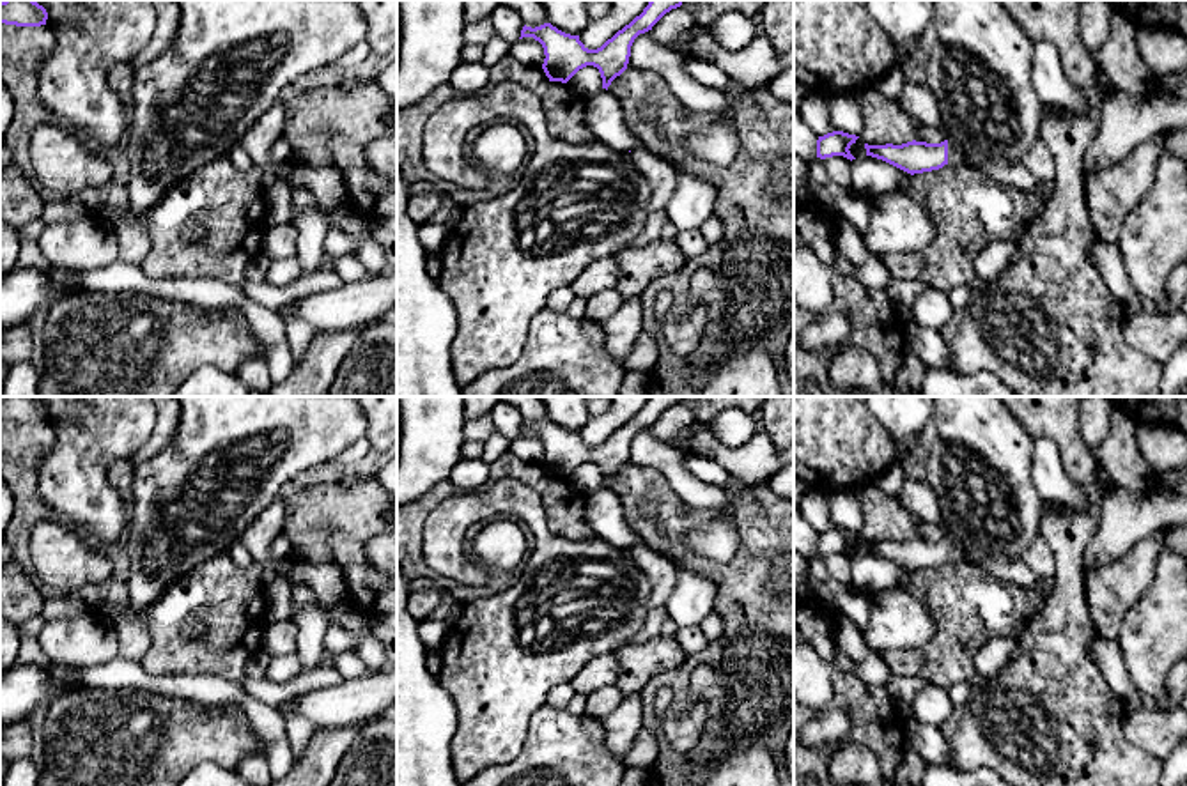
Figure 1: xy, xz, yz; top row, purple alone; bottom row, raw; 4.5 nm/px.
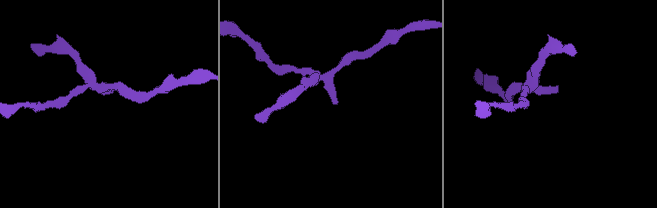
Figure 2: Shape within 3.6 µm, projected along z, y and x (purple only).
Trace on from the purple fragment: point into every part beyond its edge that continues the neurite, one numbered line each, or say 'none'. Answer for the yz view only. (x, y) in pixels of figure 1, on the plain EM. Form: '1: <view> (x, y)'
1: yz (1016, 572)

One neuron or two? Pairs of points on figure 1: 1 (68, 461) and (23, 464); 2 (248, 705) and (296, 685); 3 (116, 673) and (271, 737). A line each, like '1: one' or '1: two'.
1: two
2: two
3: one

